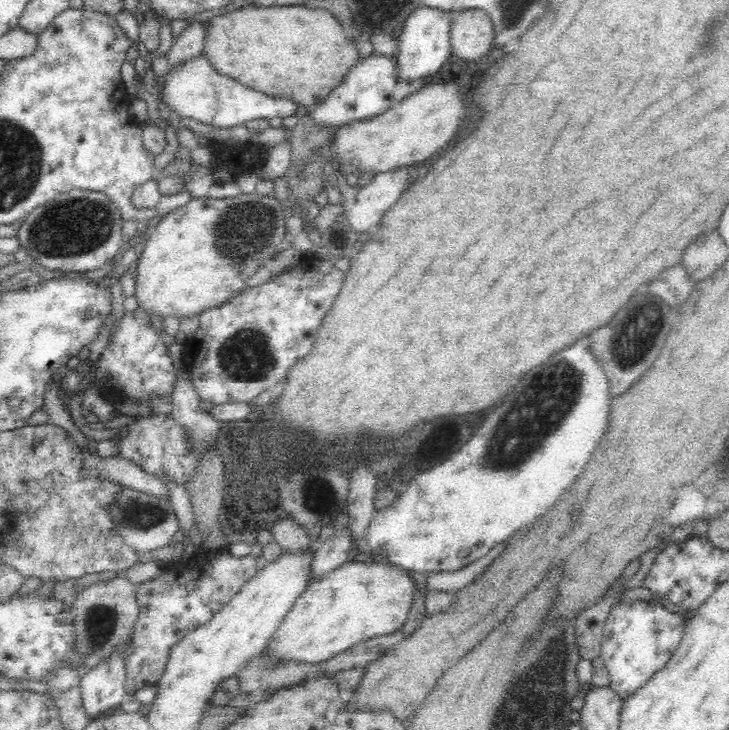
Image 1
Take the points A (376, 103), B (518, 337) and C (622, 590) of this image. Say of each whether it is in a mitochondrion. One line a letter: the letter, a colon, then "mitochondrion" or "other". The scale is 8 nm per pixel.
A: other
B: other
C: other

